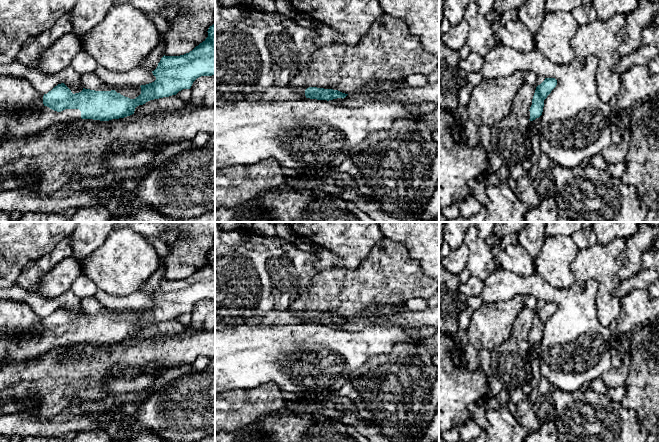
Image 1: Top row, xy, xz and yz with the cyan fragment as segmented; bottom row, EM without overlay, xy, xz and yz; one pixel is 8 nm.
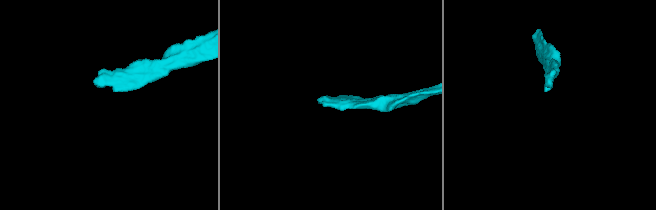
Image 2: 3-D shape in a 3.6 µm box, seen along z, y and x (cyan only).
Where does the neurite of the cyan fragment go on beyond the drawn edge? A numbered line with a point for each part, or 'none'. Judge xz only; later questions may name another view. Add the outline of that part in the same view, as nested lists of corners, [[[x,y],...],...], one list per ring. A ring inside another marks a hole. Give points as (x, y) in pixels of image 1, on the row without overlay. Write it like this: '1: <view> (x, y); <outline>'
1: xz (274, 317); [[[273,310],[264,316],[256,317],[221,317],[215,316],[215,325],[240,325],[240,324],[263,324],[263,325],[288,325],[310,323],[305,320],[307,311],[286,311]]]

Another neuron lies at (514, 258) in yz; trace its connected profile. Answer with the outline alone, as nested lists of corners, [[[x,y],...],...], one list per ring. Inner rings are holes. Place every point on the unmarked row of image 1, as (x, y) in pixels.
[[[517,241],[508,242],[499,252],[498,262],[502,269],[523,277],[535,274],[534,258]]]

